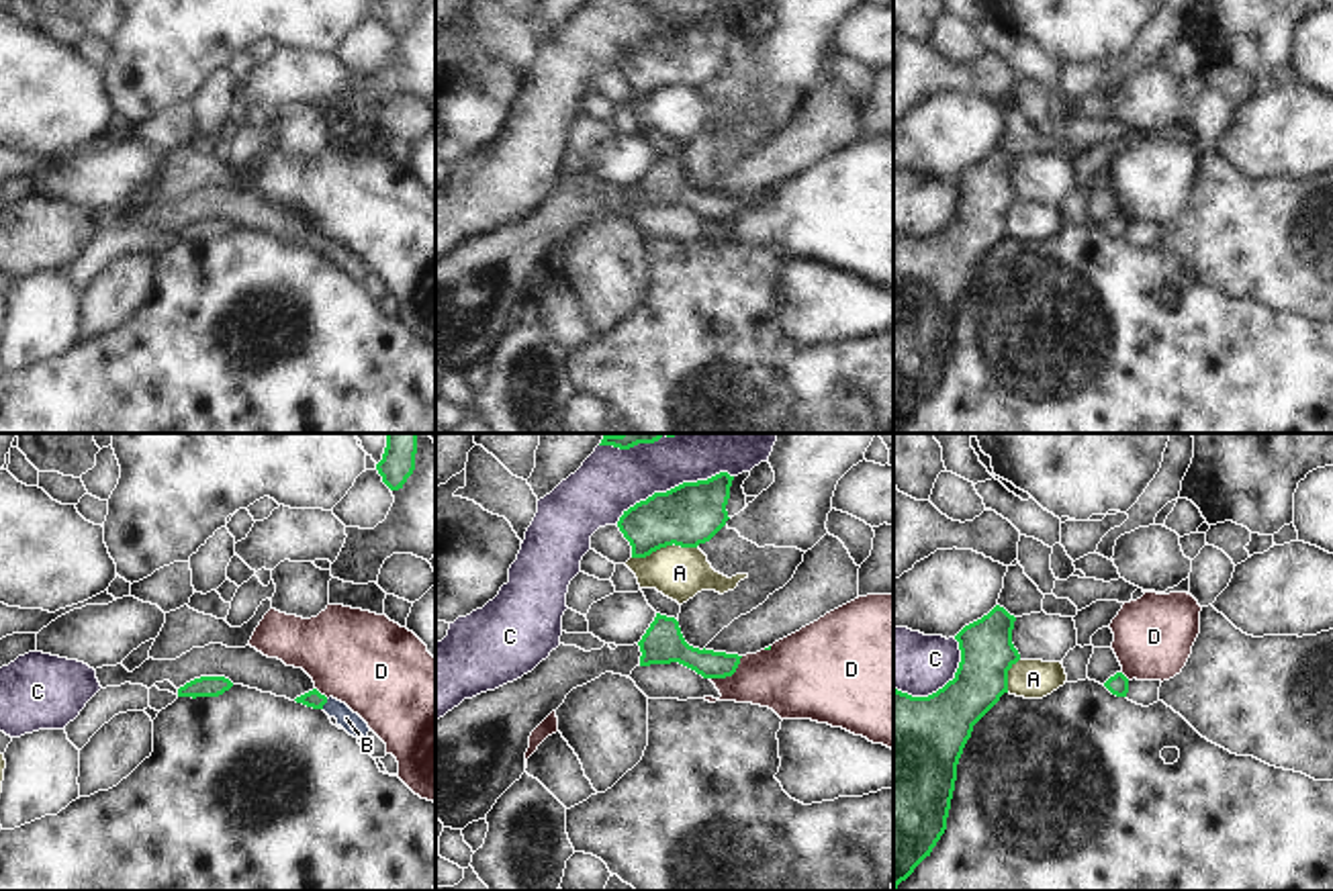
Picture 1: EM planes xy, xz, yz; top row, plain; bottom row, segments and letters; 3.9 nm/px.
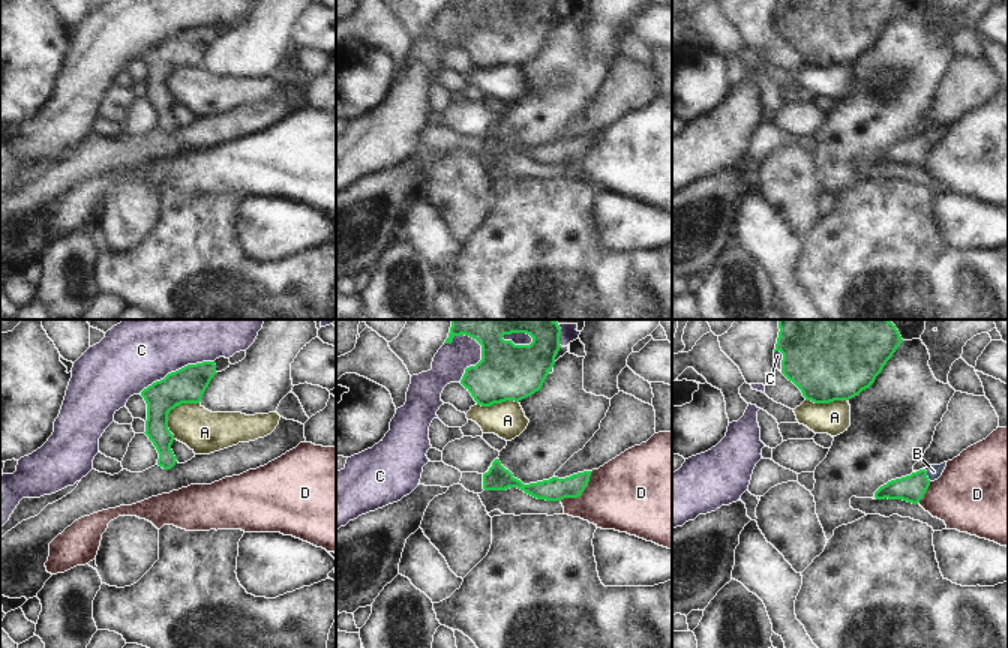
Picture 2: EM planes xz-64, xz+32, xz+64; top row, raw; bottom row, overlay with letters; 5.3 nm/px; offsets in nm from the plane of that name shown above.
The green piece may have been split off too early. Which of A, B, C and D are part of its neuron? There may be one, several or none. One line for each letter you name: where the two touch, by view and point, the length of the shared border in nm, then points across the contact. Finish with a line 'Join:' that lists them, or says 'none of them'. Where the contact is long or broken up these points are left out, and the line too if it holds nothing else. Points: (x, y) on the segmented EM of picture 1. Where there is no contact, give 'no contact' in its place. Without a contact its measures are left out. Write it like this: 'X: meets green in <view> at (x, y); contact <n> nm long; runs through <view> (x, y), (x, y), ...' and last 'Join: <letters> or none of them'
B: meets green in xy at (326, 701); contact 50 nm long; runs through xy (315, 699), (326, 701), (346, 718)
Join: B

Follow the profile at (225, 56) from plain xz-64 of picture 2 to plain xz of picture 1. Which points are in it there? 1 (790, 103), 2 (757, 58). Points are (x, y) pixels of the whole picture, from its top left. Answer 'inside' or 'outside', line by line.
1: outside
2: inside

